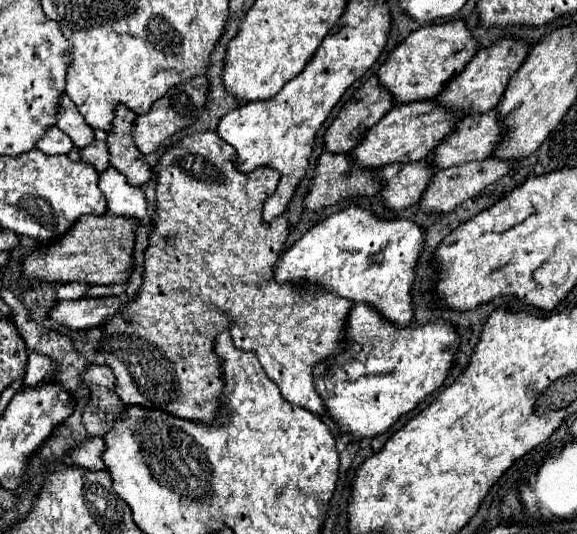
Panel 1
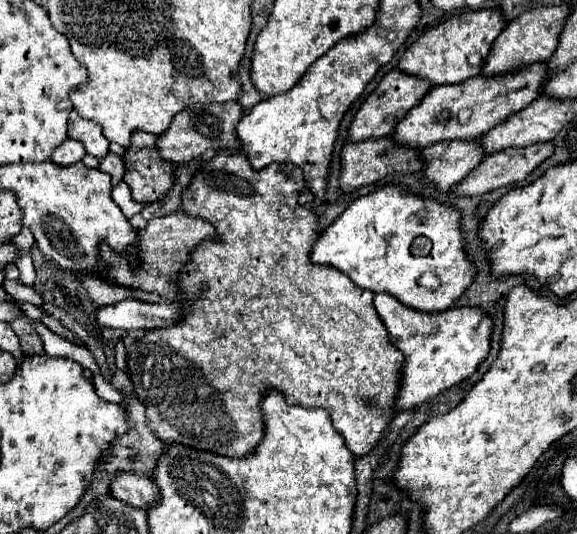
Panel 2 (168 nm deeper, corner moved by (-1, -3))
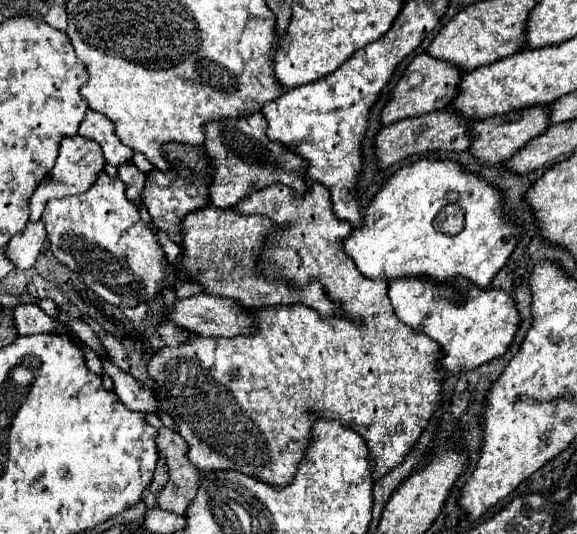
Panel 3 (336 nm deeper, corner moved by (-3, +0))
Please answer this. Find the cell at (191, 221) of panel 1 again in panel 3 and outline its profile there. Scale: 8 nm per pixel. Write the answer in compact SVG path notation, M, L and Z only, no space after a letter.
M318 181L312 183L312 187L306 189L304 195L296 195L294 189L282 185L282 183L272 183L268 187L264 187L262 191L252 187L248 191L248 195L244 199L240 199L240 203L236 203L234 207L230 207L232 211L240 213L240 215L264 215L268 217L270 221L274 221L274 233L270 233L266 237L266 247L264 251L258 255L256 259L256 269L258 273L262 273L268 281L286 281L290 287L294 289L302 289L304 285L310 285L312 281L320 281L324 291L326 291L326 297L334 303L340 303L340 315L336 317L324 317L320 313L316 313L316 309L308 307L308 305L280 305L280 307L270 307L270 309L254 309L252 311L252 317L254 317L254 333L250 335L238 335L234 339L222 339L222 337L202 337L202 335L190 335L184 343L180 343L178 347L170 349L170 347L164 347L160 349L150 361L148 361L148 375L150 379L154 381L152 385L152 391L156 395L156 401L158 405L162 407L162 411L166 411L174 423L176 423L176 429L180 433L180 437L186 441L188 445L188 459L192 461L192 465L196 465L198 469L204 469L204 471L218 471L218 469L236 469L240 473L246 473L246 475L252 475L252 477L258 477L260 481L266 481L266 483L272 483L272 485L278 485L278 487L284 487L288 481L292 481L292 477L296 475L296 465L302 461L304 457L304 447L308 443L308 435L310 435L310 427L312 427L312 419L308 417L308 409L328 417L328 419L338 419L342 425L354 429L368 445L368 465L374 467L374 479L380 479L382 475L386 475L394 465L398 465L404 455L414 447L414 443L418 441L422 429L426 427L434 407L438 405L440 401L440 391L442 391L442 381L446 379L446 375L442 371L438 371L438 365L436 361L440 359L440 347L436 347L436 343L422 335L422 333L416 333L412 331L408 325L402 325L390 305L390 299L386 295L386 289L388 289L388 281L372 281L372 279L366 279L358 269L356 265L350 261L350 257L346 255L344 247L342 247L342 239L346 235L350 235L352 231L352 225L348 225L348 221L340 221L334 211L332 211L332 203L330 203L330 193L328 189L324 189L324 185L318 185Z

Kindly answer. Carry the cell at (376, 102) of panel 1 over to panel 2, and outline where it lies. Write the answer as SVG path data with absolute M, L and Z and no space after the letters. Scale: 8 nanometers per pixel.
M398 68L388 72L384 80L378 84L378 88L366 98L366 102L356 112L350 128L348 128L348 140L360 142L368 138L382 138L390 136L396 128L396 124L426 96L426 92L432 88L432 84L420 76L412 76L406 72L400 72Z

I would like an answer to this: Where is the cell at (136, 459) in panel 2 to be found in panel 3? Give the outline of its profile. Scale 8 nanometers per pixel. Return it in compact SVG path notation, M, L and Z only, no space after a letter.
M168 427L158 429L156 449L160 459L164 459L168 467L168 481L162 487L162 491L156 493L158 505L178 515L184 515L186 505L196 495L200 473L186 457L188 447L184 445L184 439L172 429Z

